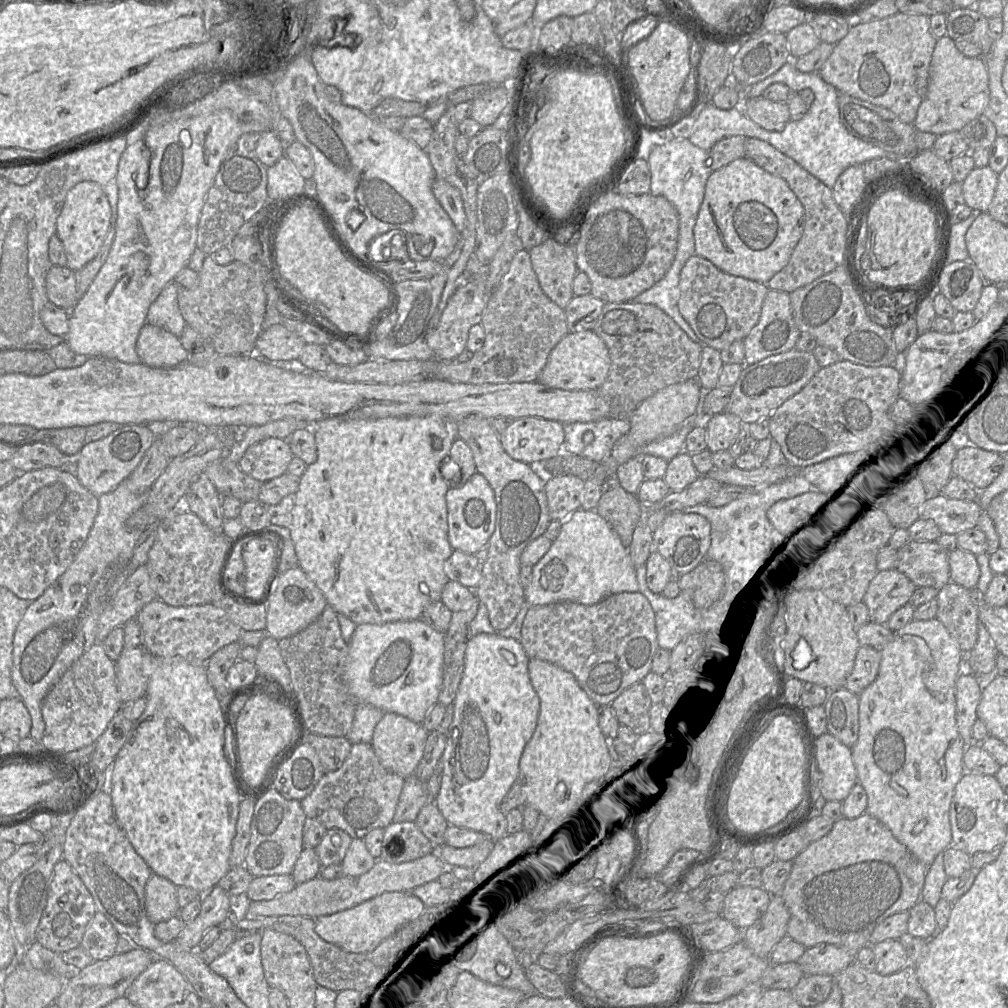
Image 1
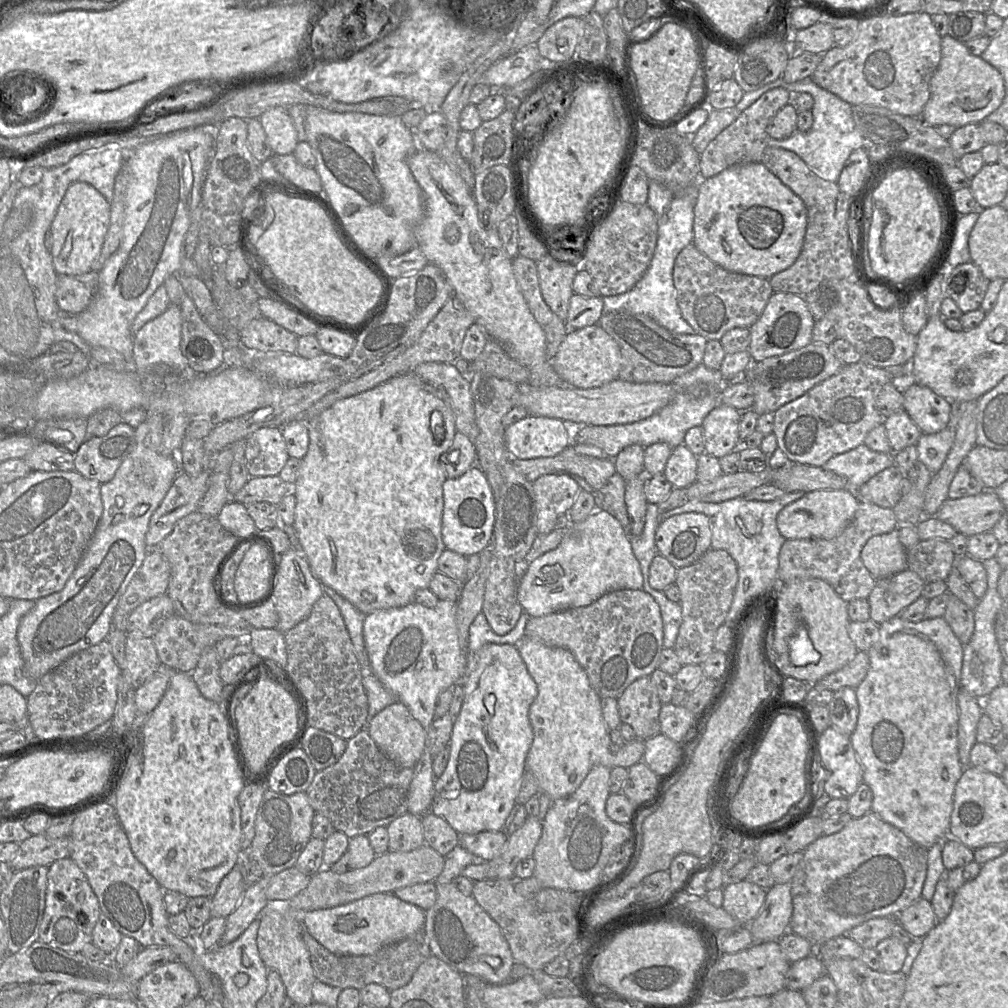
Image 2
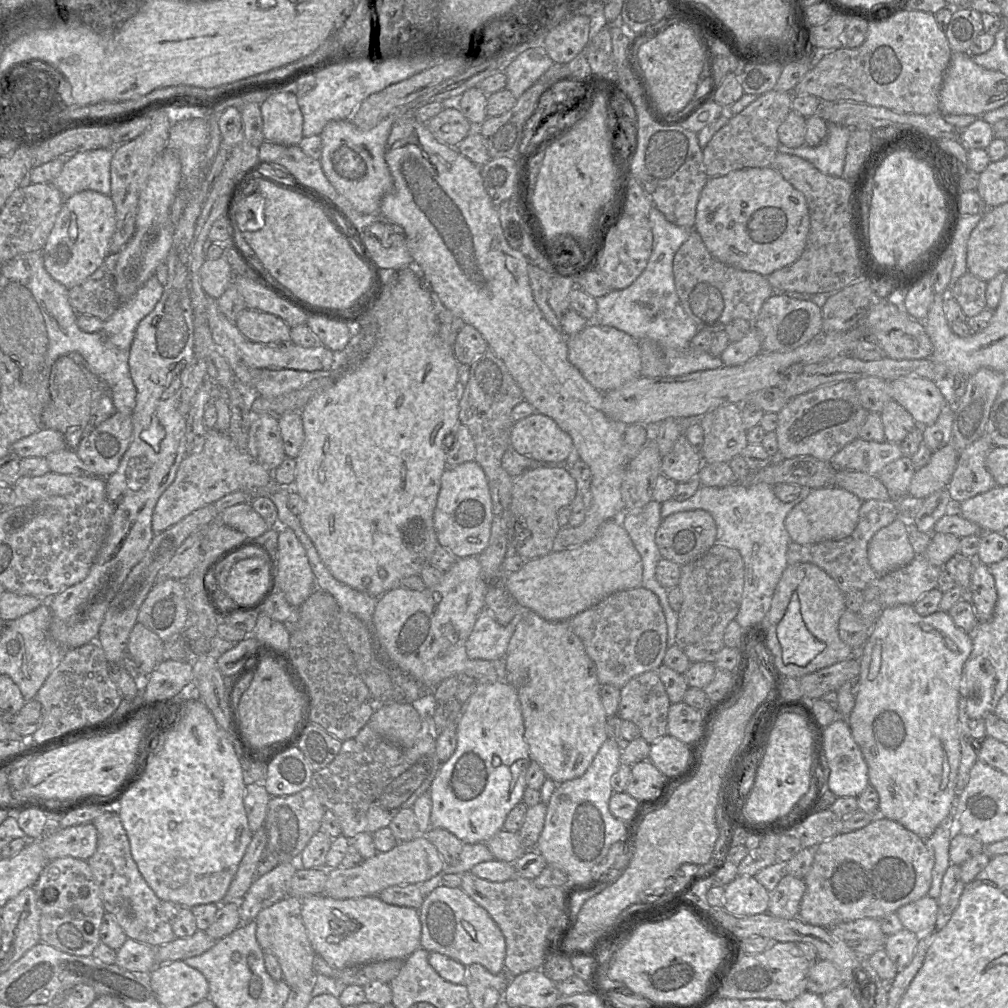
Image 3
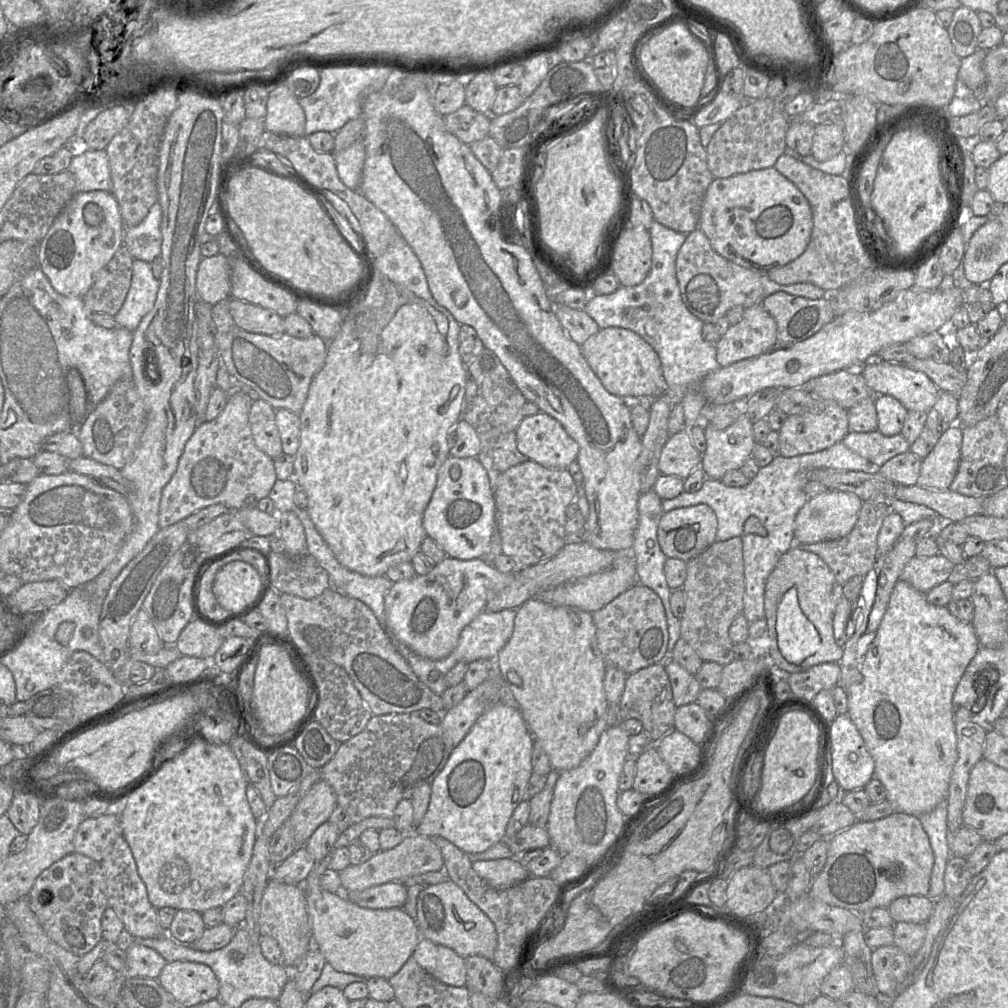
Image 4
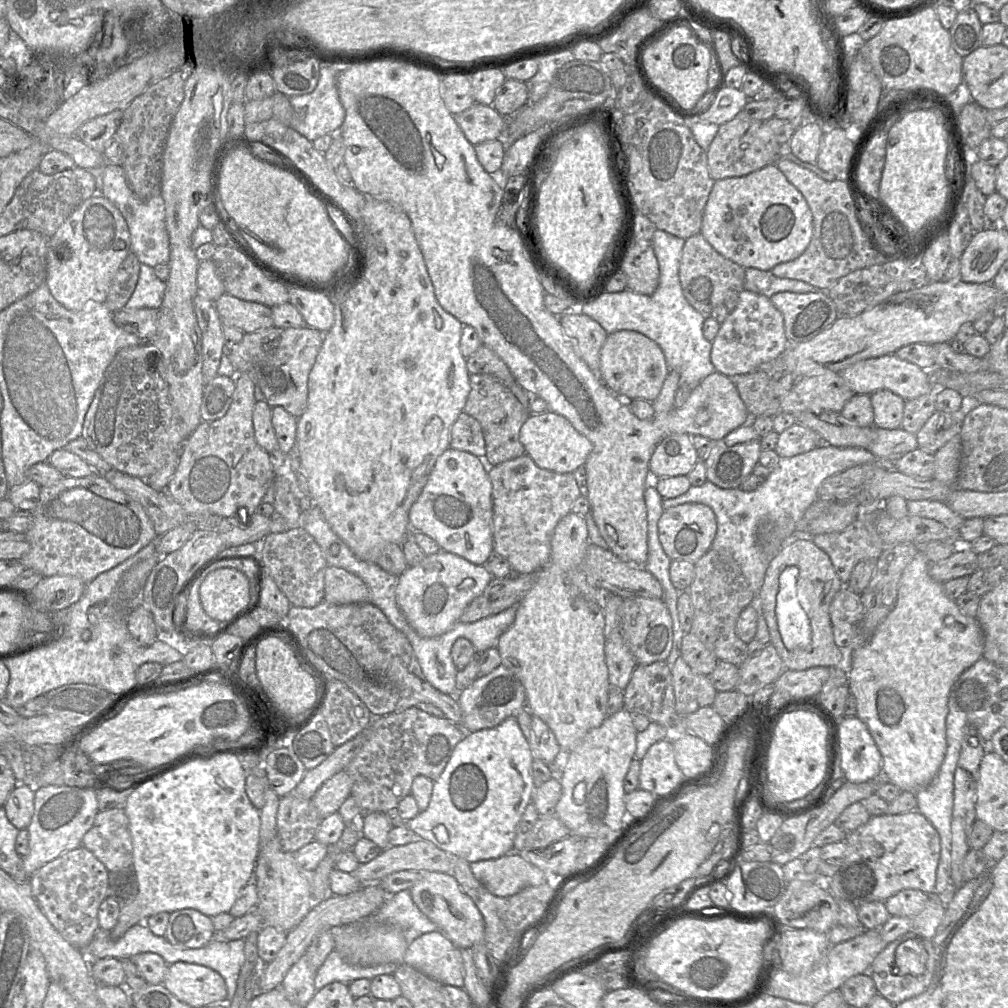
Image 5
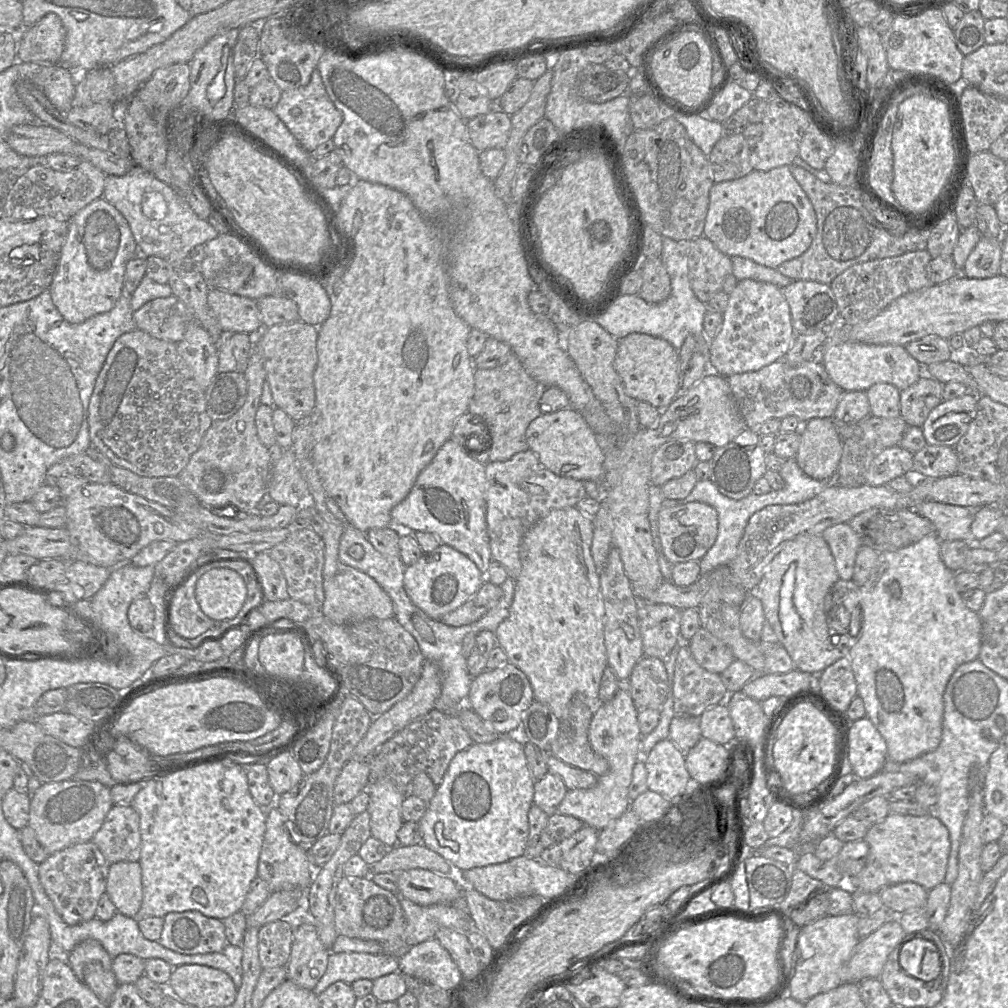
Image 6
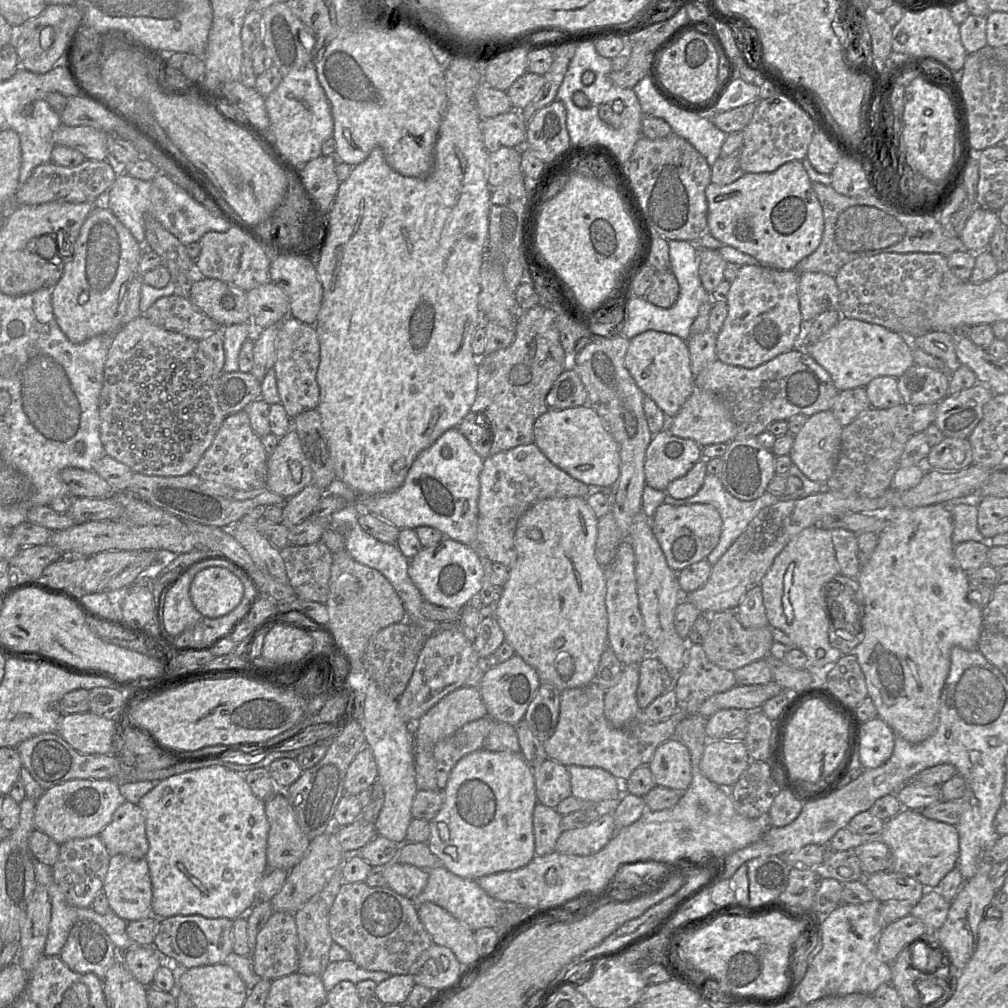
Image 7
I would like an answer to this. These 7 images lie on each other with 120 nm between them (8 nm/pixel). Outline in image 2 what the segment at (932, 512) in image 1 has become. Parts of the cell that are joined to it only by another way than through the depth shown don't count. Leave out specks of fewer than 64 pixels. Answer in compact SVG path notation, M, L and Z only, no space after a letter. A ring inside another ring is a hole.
M993 490L959 499L947 498L935 517L950 524L957 533L969 536L990 532L1006 508Z

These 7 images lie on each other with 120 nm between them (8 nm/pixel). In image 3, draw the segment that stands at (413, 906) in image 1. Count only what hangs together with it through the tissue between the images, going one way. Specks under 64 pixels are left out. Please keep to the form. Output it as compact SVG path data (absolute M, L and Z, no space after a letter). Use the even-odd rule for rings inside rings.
M324 894L304 897L301 916L315 954L337 969L406 959L421 947L419 911L386 904L378 896L344 900Z

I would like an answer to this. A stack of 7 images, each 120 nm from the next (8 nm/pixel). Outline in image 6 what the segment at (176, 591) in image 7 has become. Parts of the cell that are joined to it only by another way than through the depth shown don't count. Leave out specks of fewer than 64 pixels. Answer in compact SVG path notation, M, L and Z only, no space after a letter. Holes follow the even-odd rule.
M210 564L198 569L176 592L170 612L172 631L183 638L196 638L209 630L215 620L209 618L200 608L195 597L195 585Z

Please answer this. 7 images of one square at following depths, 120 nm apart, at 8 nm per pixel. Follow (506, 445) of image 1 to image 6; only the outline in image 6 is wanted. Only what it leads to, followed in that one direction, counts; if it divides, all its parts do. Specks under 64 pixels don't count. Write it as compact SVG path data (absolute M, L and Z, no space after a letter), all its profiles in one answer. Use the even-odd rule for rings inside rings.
M572 407L534 419L526 430L526 439L541 464L558 476L580 481L600 481L603 476L604 452L583 415Z

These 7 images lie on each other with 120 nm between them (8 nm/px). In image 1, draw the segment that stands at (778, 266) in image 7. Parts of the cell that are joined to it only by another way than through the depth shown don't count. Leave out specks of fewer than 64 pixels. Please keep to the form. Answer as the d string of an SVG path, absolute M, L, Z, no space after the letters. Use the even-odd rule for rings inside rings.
M742 157L713 171L693 228L695 254L730 275L767 284L784 268L805 226L802 203L787 182Z

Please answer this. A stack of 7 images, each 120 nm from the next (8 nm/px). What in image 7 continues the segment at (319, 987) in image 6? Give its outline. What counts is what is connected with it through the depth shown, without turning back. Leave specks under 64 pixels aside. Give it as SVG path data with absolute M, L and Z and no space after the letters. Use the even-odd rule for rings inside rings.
M344 960L329 963L321 975L321 979L325 991L328 993L342 981L350 981L356 985L361 981L372 980L379 984L391 976L388 972L365 970L353 960Z

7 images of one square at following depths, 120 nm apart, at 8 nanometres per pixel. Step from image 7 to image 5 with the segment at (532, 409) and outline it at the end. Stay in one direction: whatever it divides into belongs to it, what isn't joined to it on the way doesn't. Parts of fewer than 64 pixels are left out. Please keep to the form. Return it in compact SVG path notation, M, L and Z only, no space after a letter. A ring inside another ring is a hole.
M470 374L471 391L464 406L464 412L475 418L481 425L486 443L486 464L499 465L526 454L520 441L520 430L531 415L514 394L497 378L487 374Z

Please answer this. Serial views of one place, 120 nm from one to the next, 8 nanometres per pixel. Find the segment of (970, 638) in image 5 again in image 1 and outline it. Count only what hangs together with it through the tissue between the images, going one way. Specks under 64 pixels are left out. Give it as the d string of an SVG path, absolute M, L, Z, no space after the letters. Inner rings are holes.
M937 618L930 620L912 620L894 632L893 639L880 649L881 662L876 679L866 687L859 698L859 736L851 748L857 772L857 781L867 793L867 813L885 825L922 864L929 867L937 855L952 845L950 823L950 805L955 787L965 773L963 756L967 745L963 742L956 723L956 680L965 669L965 654L950 635L943 623Z

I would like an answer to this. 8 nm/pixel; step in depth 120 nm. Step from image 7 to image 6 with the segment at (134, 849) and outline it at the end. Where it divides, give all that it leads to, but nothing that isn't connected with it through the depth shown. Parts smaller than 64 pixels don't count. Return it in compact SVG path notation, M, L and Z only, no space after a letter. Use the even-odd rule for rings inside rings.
M114 805L91 841L98 846L109 864L120 861L139 862L142 848L139 814L131 805Z

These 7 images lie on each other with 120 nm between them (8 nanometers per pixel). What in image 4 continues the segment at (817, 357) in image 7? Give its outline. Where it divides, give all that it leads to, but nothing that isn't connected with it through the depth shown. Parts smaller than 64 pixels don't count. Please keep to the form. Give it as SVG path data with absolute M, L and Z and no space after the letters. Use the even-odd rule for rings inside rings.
M873 359L863 365L861 375L874 395L890 395L908 410L928 412L939 389L923 372L905 364Z

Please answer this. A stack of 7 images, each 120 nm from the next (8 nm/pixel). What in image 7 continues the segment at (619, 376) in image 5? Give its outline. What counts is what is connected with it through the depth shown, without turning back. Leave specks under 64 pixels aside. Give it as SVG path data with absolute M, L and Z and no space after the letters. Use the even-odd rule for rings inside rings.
M648 330L633 337L625 366L644 395L653 399L666 418L674 417L695 389L687 341L672 334Z

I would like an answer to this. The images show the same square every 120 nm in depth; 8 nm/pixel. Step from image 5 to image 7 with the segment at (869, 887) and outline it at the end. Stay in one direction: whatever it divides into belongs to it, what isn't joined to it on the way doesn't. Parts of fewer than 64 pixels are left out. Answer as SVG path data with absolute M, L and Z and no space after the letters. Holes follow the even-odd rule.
M903 808L897 815L885 821L875 838L883 841L892 853L889 871L908 875L927 890L935 890L941 880L956 867L959 857L959 833L956 825L925 817L921 811Z

